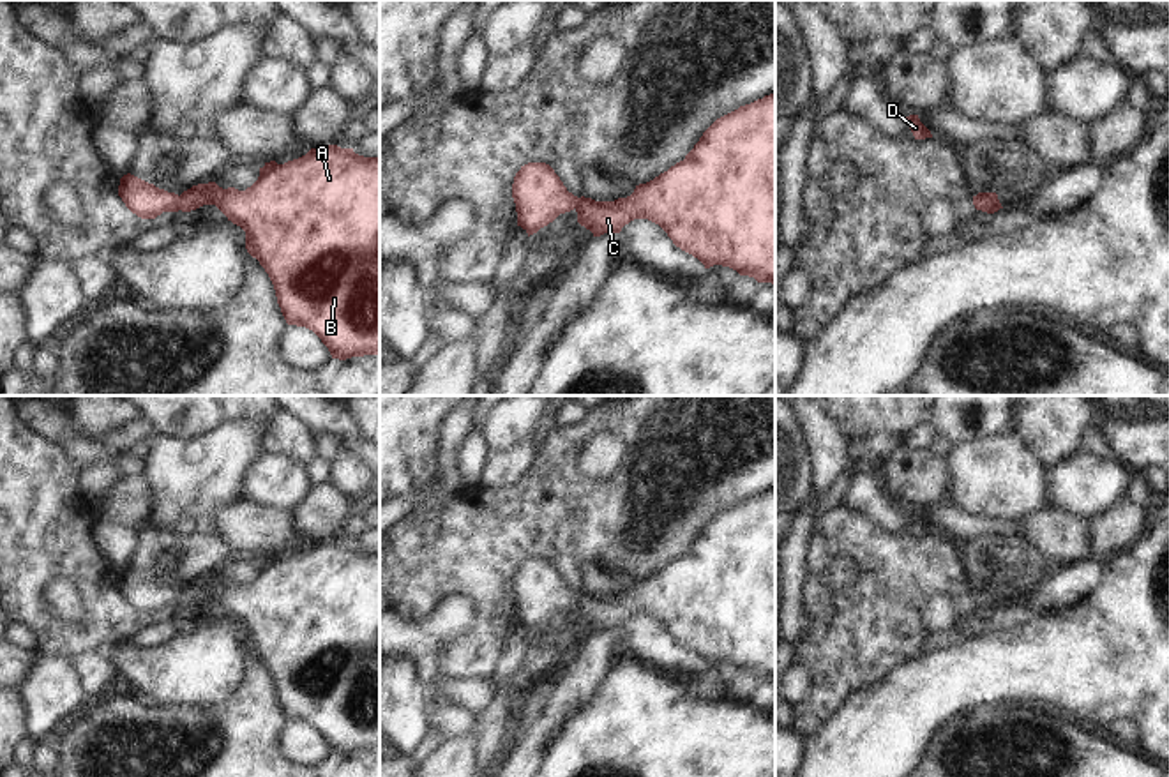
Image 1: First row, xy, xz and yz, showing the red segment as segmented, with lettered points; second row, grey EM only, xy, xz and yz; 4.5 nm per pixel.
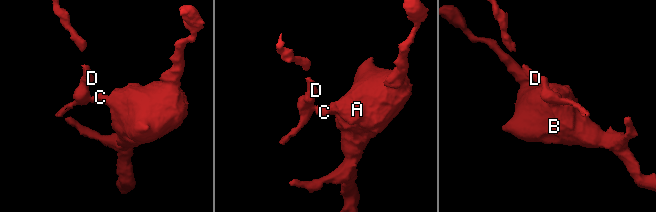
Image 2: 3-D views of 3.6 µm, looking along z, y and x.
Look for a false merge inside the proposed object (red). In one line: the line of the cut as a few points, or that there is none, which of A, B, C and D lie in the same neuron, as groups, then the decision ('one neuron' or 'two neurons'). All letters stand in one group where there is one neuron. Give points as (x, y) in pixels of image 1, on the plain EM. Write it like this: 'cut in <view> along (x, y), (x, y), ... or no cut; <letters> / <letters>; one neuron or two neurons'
no cut; A B C D; one neuron

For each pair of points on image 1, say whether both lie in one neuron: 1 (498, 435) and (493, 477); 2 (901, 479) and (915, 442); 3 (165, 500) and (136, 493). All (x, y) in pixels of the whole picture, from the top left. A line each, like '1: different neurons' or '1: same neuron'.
1: different neurons
2: different neurons
3: different neurons

